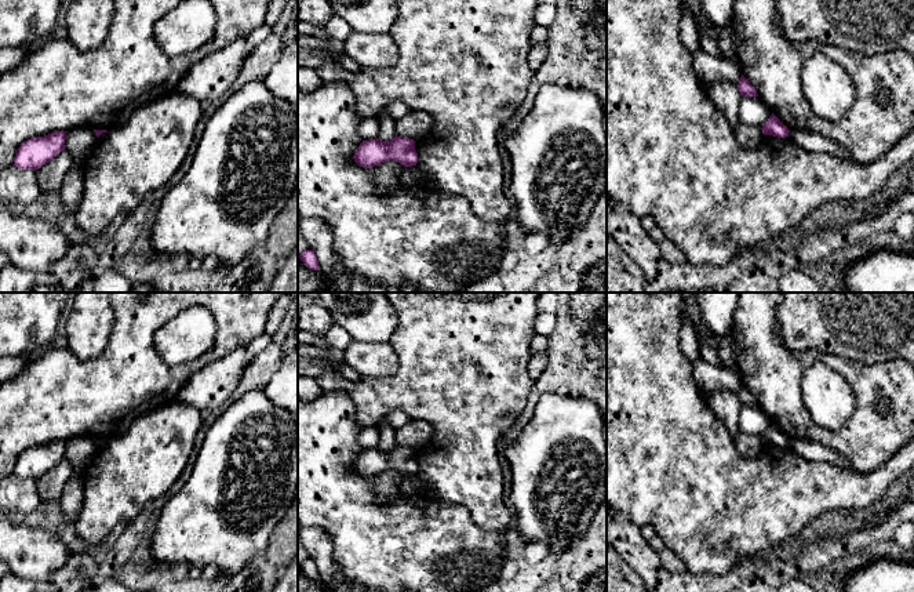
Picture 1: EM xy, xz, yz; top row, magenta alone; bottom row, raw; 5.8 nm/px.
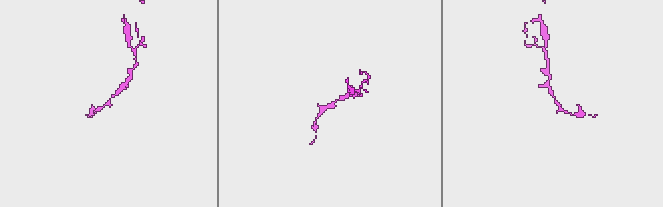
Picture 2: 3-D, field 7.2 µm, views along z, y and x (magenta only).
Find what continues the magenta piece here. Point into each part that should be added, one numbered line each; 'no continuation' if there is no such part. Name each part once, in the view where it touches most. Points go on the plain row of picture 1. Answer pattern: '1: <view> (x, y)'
no continuation

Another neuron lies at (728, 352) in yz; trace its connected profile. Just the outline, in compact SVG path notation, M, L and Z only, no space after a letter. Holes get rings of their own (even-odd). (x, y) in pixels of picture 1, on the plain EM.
M731 331L722 335L720 348L717 351L722 367L736 368L740 351L742 348L736 344Z

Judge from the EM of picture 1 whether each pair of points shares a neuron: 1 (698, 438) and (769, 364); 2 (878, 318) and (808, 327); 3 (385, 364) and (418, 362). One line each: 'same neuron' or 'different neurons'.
1: different neurons
2: same neuron
3: different neurons

